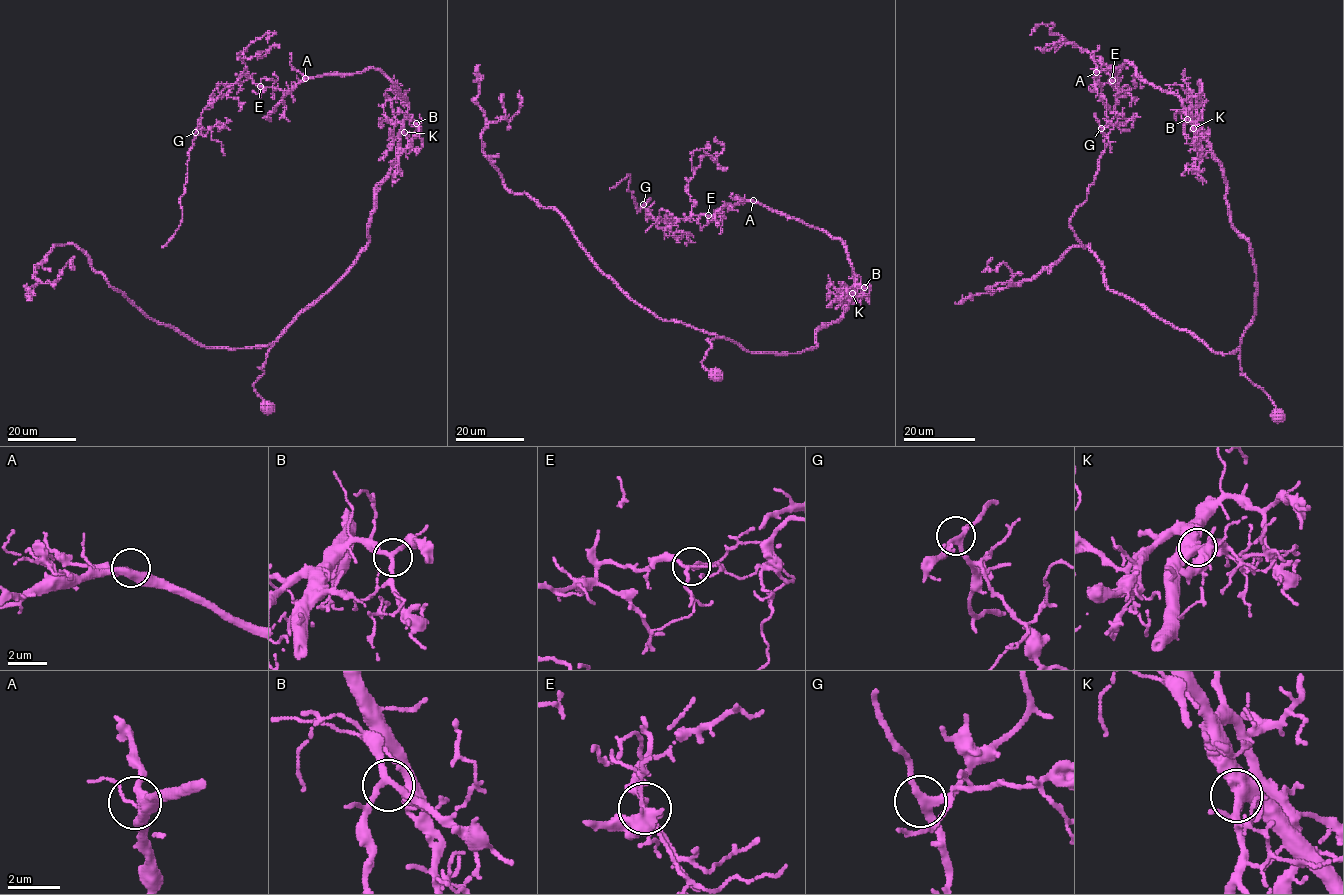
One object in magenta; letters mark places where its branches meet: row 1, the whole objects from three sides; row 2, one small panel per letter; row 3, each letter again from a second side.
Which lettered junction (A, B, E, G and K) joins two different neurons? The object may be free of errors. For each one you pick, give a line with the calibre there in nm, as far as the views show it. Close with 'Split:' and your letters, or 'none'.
E: Thickness 160 nm
Split: E

